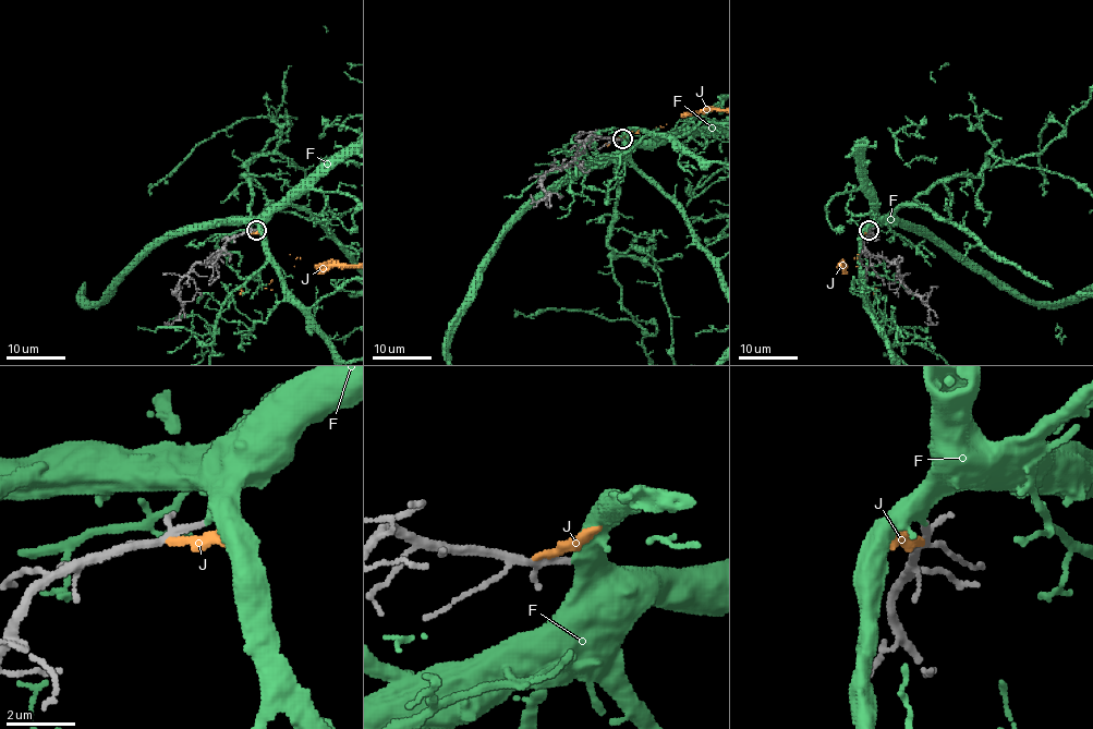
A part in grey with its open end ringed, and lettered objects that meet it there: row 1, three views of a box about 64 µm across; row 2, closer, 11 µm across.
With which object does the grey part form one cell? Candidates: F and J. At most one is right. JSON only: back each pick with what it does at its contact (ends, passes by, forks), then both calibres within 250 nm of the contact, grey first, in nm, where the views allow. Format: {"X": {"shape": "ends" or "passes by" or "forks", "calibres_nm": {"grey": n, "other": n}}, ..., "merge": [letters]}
{"F": {"shape": "ends", "calibres_nm": {"grey": 160, "other": 480}}, "merge": ["F"]}

